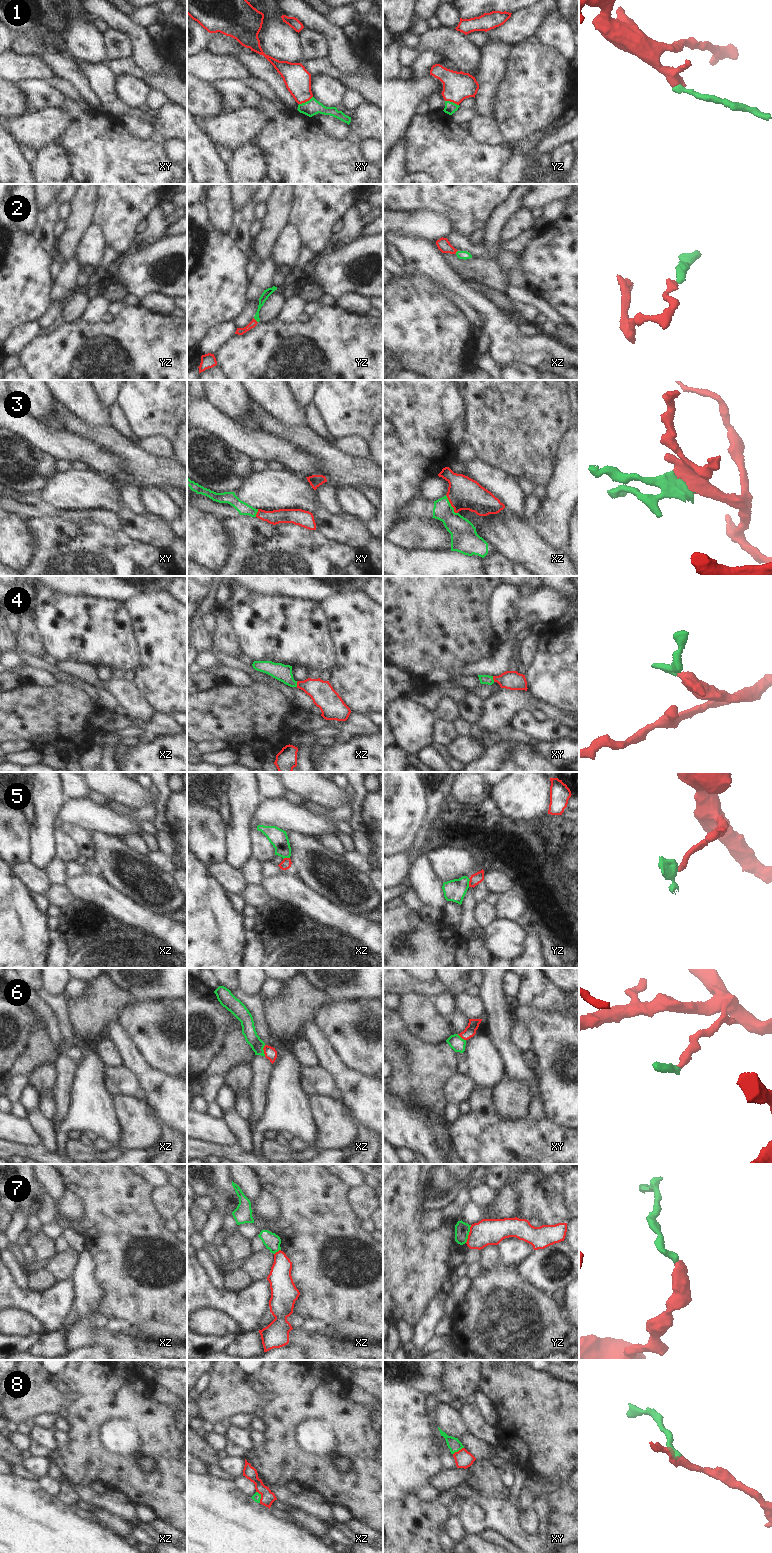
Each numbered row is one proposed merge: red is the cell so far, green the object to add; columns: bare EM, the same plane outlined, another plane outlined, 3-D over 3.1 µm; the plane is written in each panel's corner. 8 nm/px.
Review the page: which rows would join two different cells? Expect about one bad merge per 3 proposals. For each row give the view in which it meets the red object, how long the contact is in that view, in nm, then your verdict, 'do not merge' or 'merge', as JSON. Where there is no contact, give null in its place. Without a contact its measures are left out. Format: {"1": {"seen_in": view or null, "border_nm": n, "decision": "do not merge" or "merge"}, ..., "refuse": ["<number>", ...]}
{"1": {"seen_in": "xy", "border_nm": 130, "decision": "merge"}, "2": {"seen_in": "yz", "border_nm": 50, "decision": "merge"}, "3": {"seen_in": "xz", "border_nm": 180, "decision": "merge"}, "4": {"seen_in": "xy", "border_nm": 50, "decision": "merge"}, "5": {"seen_in": "yz", "border_nm": 70, "decision": "do not merge"}, "6": {"seen_in": "xz", "border_nm": 100, "decision": "merge"}, "7": {"seen_in": "yz", "border_nm": 150, "decision": "do not merge"}, "8": {"seen_in": "xz", "border_nm": 100, "decision": "merge"}, "refuse": ["5", "7"]}

